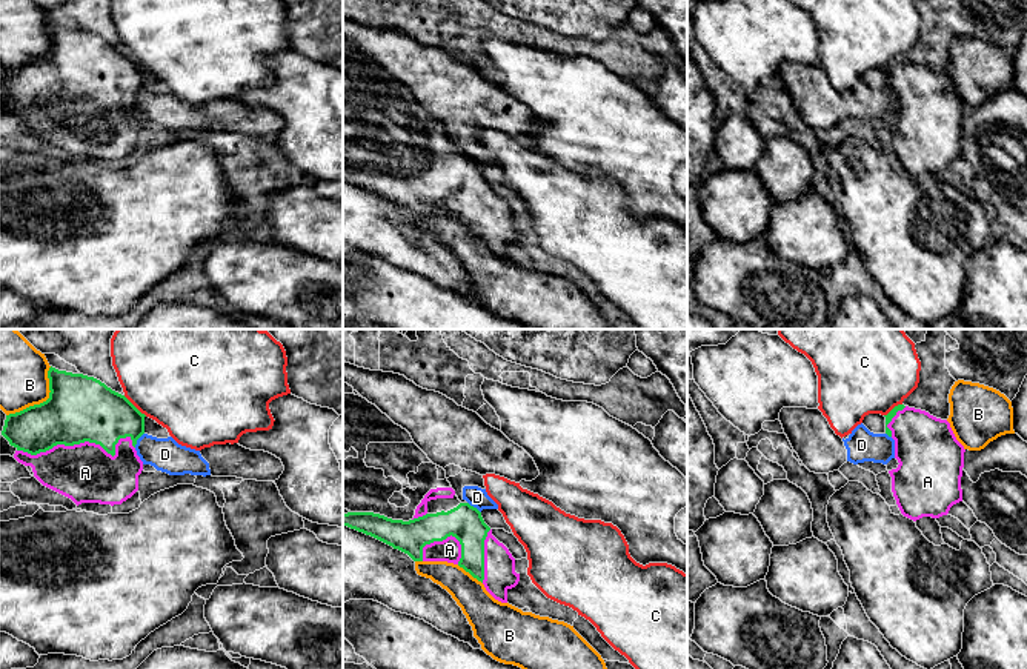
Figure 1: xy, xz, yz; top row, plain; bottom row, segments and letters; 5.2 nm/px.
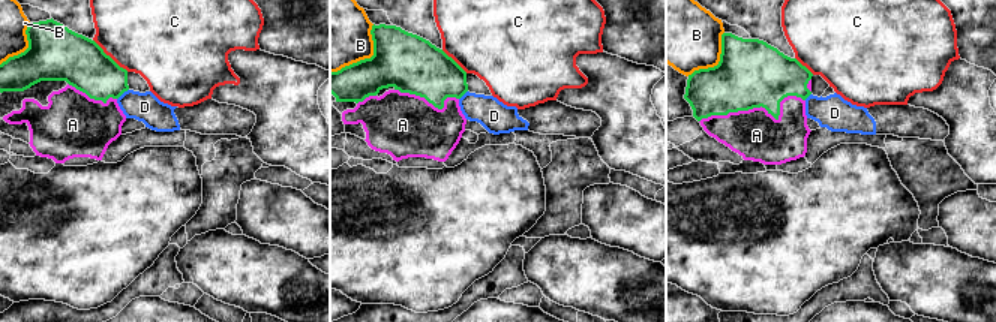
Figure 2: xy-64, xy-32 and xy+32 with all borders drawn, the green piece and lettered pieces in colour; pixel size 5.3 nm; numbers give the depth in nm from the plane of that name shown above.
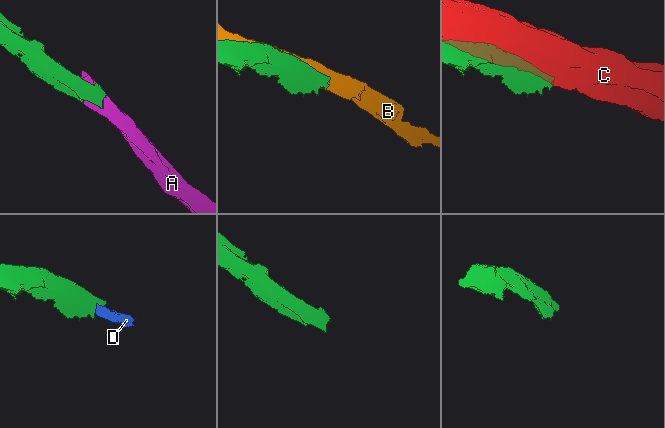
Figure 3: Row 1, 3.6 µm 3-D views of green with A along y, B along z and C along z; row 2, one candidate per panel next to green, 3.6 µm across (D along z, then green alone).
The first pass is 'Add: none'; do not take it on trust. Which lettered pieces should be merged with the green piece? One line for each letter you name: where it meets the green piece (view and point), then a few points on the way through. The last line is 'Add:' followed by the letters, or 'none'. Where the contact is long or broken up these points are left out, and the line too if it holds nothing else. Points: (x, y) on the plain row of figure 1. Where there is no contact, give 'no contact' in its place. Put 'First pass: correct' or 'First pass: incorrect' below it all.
A: contact xy (82, 97)
Add: A
First pass: incorrect

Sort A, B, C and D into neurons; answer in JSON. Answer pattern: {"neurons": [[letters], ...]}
{"neurons": [["A"], ["B"], ["C"], ["D"]]}

